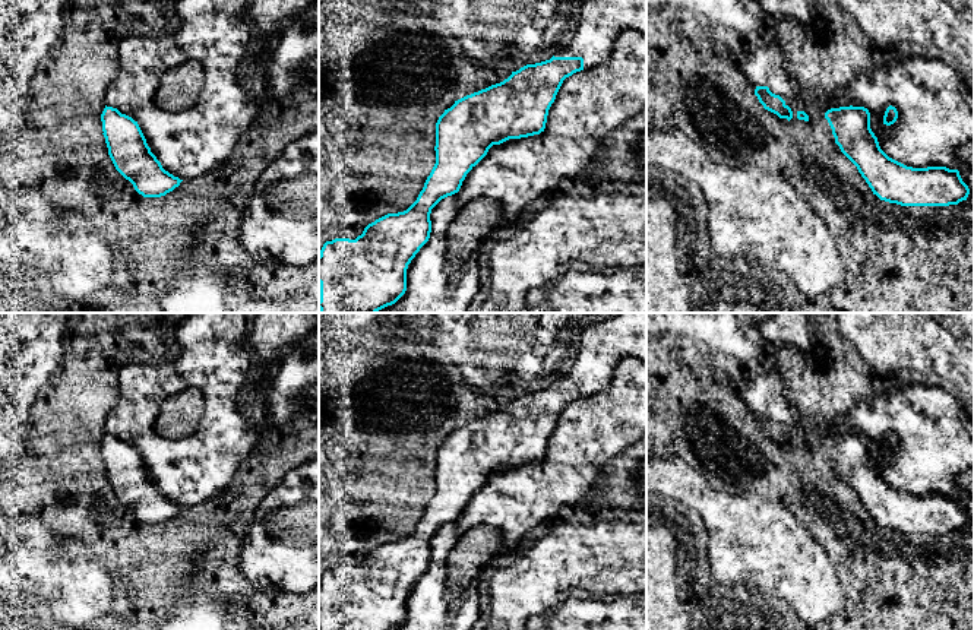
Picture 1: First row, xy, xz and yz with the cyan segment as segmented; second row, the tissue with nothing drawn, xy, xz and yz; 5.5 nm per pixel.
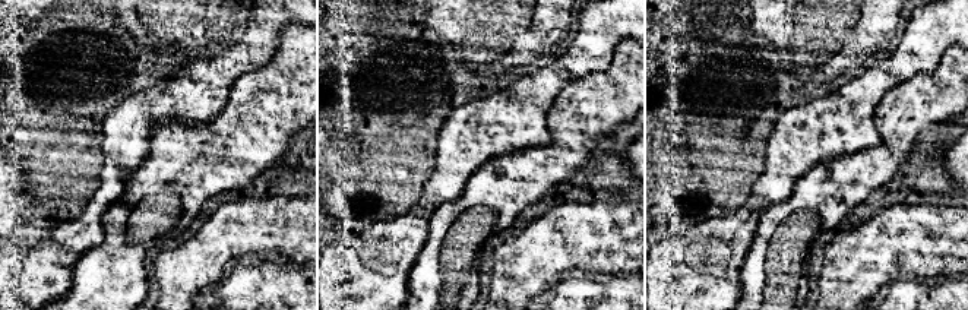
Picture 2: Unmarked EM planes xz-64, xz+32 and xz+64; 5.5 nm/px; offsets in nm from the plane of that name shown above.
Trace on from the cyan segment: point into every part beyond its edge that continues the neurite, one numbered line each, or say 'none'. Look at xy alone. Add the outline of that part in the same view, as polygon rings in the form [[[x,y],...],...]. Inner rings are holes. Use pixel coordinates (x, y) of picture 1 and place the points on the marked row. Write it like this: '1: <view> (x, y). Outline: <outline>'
none

